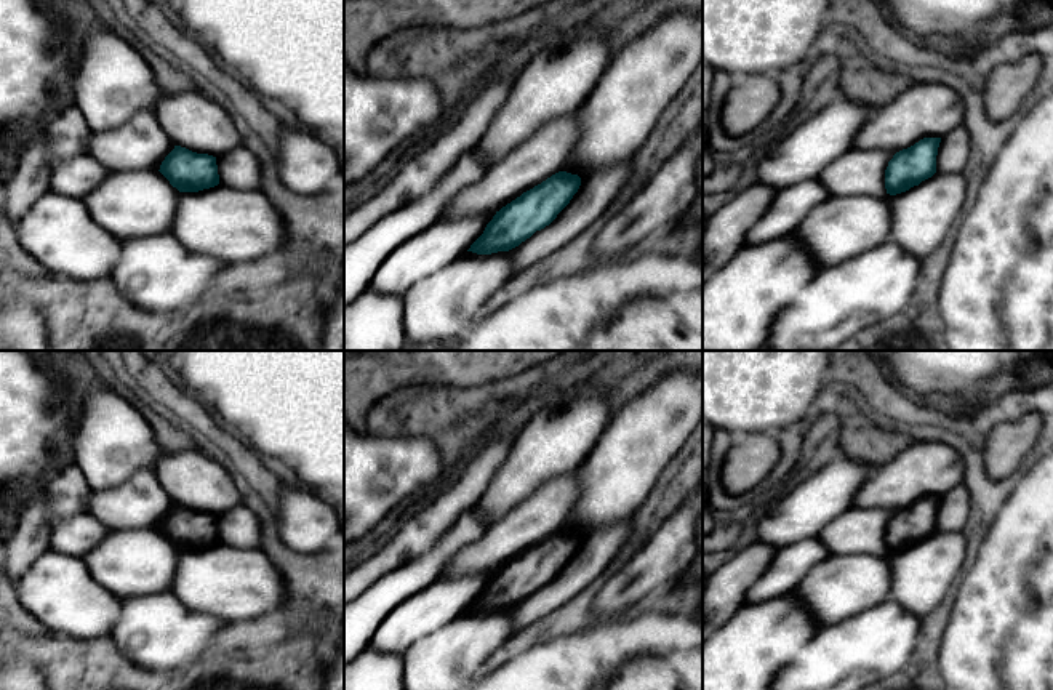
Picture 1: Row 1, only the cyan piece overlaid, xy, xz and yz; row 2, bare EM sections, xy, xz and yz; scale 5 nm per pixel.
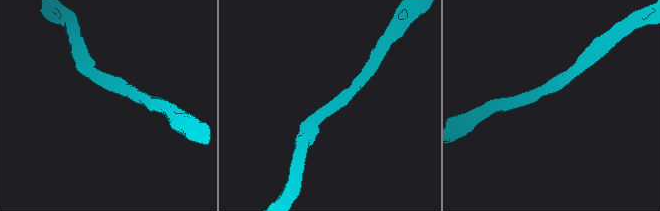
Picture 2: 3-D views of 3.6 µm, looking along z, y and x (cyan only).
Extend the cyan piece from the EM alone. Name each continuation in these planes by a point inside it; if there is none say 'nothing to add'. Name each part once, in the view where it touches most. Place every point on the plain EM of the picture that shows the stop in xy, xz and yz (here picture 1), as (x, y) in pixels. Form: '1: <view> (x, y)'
nothing to add

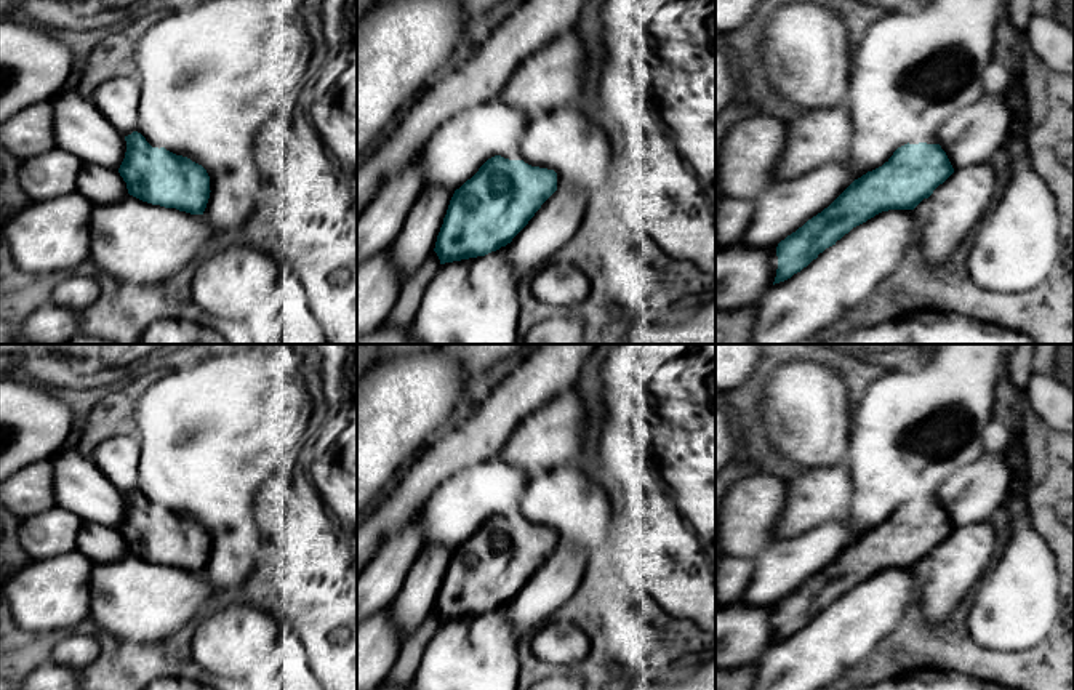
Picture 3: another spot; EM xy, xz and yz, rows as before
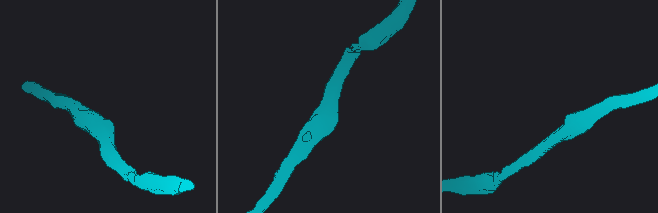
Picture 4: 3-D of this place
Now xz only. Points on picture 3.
1: xz (512, 511)

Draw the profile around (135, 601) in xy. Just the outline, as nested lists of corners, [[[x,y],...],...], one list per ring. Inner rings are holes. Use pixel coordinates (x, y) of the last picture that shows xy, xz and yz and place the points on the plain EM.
[[[128,554],[93,565],[90,594],[90,618],[99,629],[120,642],[150,645],[200,618],[210,586],[202,573]]]

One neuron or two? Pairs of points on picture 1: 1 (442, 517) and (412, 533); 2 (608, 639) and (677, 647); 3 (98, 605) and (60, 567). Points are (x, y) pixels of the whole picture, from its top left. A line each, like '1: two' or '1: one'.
1: one
2: one
3: one

